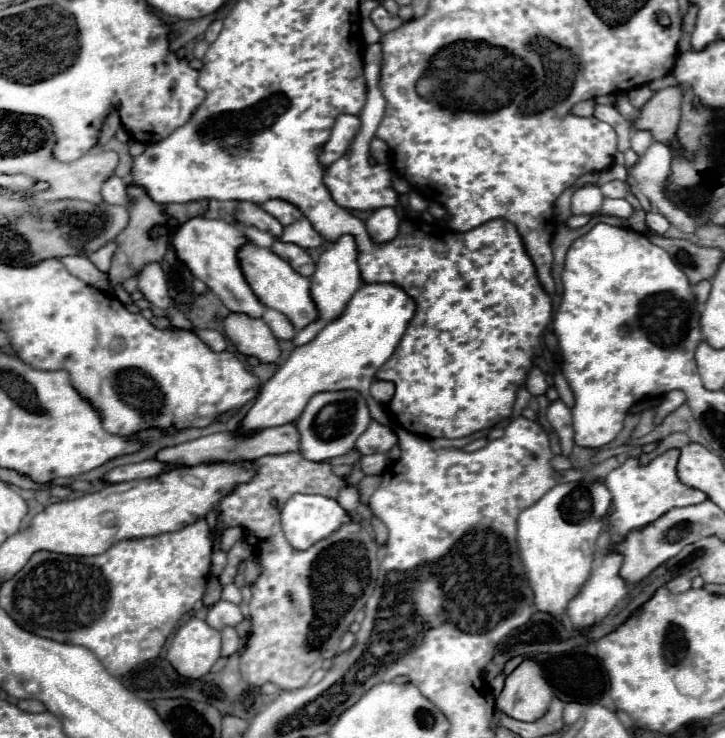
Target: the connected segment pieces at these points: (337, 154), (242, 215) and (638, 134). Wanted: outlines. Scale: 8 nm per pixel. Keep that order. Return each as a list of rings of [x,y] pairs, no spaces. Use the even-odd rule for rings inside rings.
[[[353,114],[337,116],[335,124],[331,128],[329,140],[319,150],[319,162],[323,166],[329,166],[335,160],[339,160],[347,152],[353,136],[357,132],[359,132],[359,116],[353,116]]]
[[[241,202],[241,204],[237,206],[237,214],[235,214],[235,216],[237,216],[237,220],[239,220],[241,224],[257,226],[259,230],[265,230],[265,232],[273,234],[275,238],[279,238],[279,236],[283,234],[281,222],[279,222],[275,216],[267,214],[261,206],[257,206],[257,204],[253,204],[253,202]]]
[[[635,130],[635,132],[631,134],[631,148],[633,148],[637,154],[643,154],[643,152],[649,148],[651,142],[653,142],[653,136],[651,136],[649,130]]]

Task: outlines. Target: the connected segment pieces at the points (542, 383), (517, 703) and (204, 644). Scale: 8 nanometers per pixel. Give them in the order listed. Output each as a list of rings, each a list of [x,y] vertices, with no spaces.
[[[533,366],[533,368],[529,370],[525,388],[527,388],[533,396],[539,396],[539,394],[545,394],[545,392],[547,392],[547,380],[543,380],[543,372],[541,372],[541,368]]]
[[[525,660],[507,676],[505,688],[497,698],[497,708],[515,720],[533,722],[547,712],[551,698],[553,690],[543,678],[541,666],[535,660]]]
[[[189,618],[173,636],[171,640],[171,646],[167,650],[167,660],[173,664],[173,668],[183,674],[183,676],[193,676],[193,678],[199,678],[199,676],[205,676],[211,666],[217,662],[219,658],[219,652],[221,652],[221,632],[207,626],[205,620],[199,620],[199,618]]]

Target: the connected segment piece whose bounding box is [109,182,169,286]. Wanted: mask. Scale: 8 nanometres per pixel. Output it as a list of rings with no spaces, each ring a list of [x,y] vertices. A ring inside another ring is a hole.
[[[129,182],[127,186],[127,192],[131,196],[131,204],[129,204],[129,214],[131,214],[131,220],[127,224],[127,228],[115,238],[117,242],[117,250],[113,254],[113,264],[109,268],[109,280],[111,284],[119,284],[119,282],[125,282],[129,276],[133,274],[139,274],[141,268],[147,264],[147,262],[161,262],[165,252],[167,252],[167,246],[169,246],[169,236],[159,236],[159,238],[151,238],[151,230],[155,226],[163,226],[167,224],[169,216],[163,212],[163,206],[159,206],[157,202],[151,202],[149,194],[141,188],[141,186],[135,186],[133,182]]]

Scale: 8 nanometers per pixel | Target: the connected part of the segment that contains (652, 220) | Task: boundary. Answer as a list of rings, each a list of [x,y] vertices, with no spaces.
[[[649,212],[647,214],[647,226],[649,226],[649,230],[653,230],[657,234],[665,234],[669,230],[669,220],[663,214]]]

